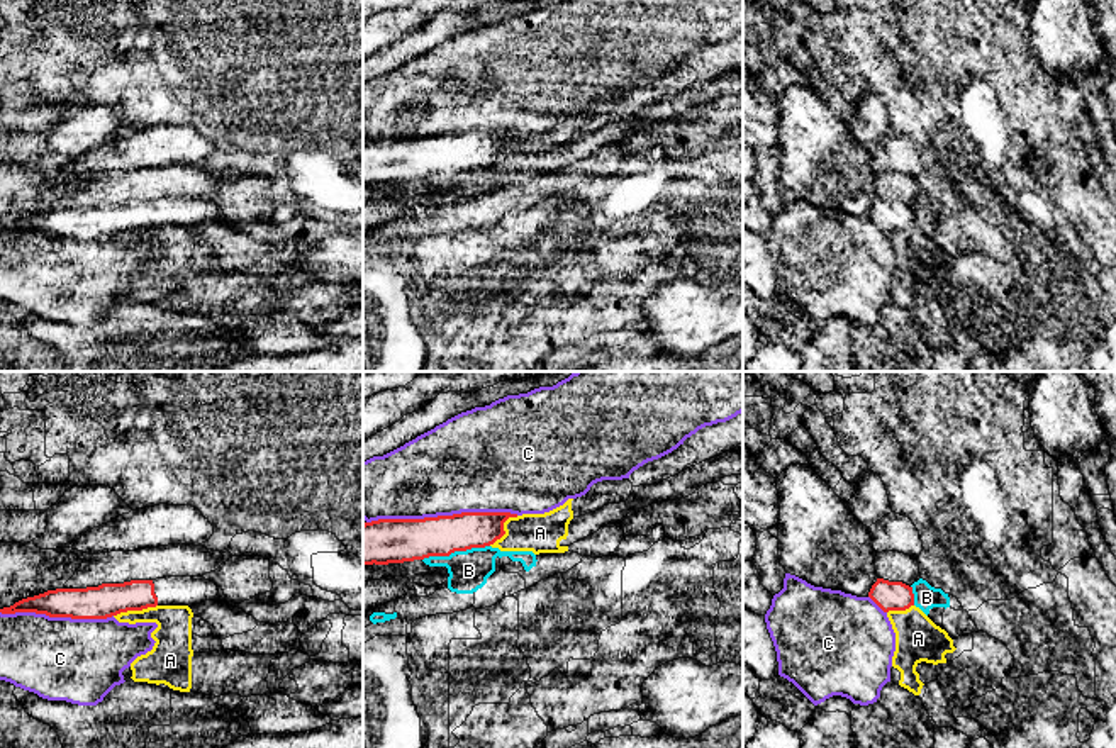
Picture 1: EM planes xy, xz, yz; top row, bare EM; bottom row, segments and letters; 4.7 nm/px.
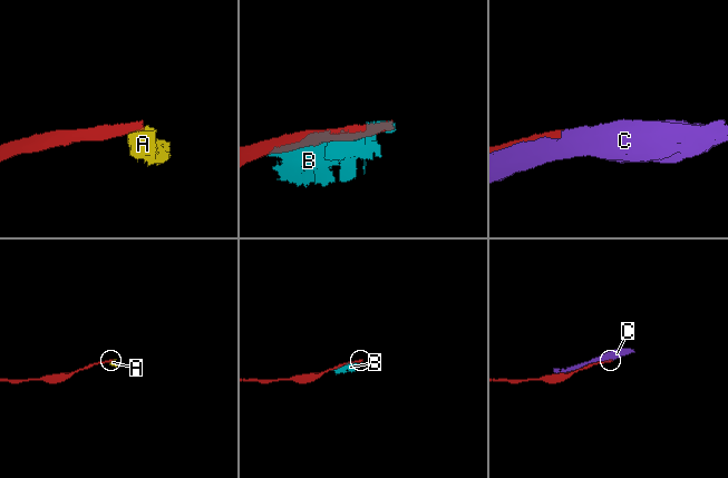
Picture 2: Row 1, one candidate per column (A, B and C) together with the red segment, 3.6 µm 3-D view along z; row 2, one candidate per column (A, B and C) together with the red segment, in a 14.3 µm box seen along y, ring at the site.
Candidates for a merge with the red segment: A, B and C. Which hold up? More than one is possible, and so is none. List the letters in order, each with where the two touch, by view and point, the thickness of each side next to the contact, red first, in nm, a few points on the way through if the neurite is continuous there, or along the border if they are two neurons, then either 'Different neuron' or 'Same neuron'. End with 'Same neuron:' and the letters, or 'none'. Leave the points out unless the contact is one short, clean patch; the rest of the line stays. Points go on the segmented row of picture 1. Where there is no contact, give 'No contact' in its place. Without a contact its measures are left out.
A: Touches red at xy (134, 609). Thickness 160 nm (red) against 180 nm. Boundary: xy (156, 604), (146, 609), (121, 611), (114, 616). Different neuron
B: Touches red at xz (455, 550). Thickness 200 nm (red) against 190 nm. Different neuron
C: Touches red at xz (441, 516). Thickness 200 nm (red) against 440 nm. Different neuron
Same neuron: none

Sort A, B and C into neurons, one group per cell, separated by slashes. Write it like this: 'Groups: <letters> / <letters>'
Groups: A / B / C

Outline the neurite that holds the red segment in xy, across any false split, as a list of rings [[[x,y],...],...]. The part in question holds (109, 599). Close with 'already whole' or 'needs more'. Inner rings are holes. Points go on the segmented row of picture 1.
[[[165,577],[102,583],[86,589],[56,589],[22,599],[2,614],[36,612],[49,617],[107,619],[156,606],[197,606],[219,600],[219,587],[204,577]]]; needs more

